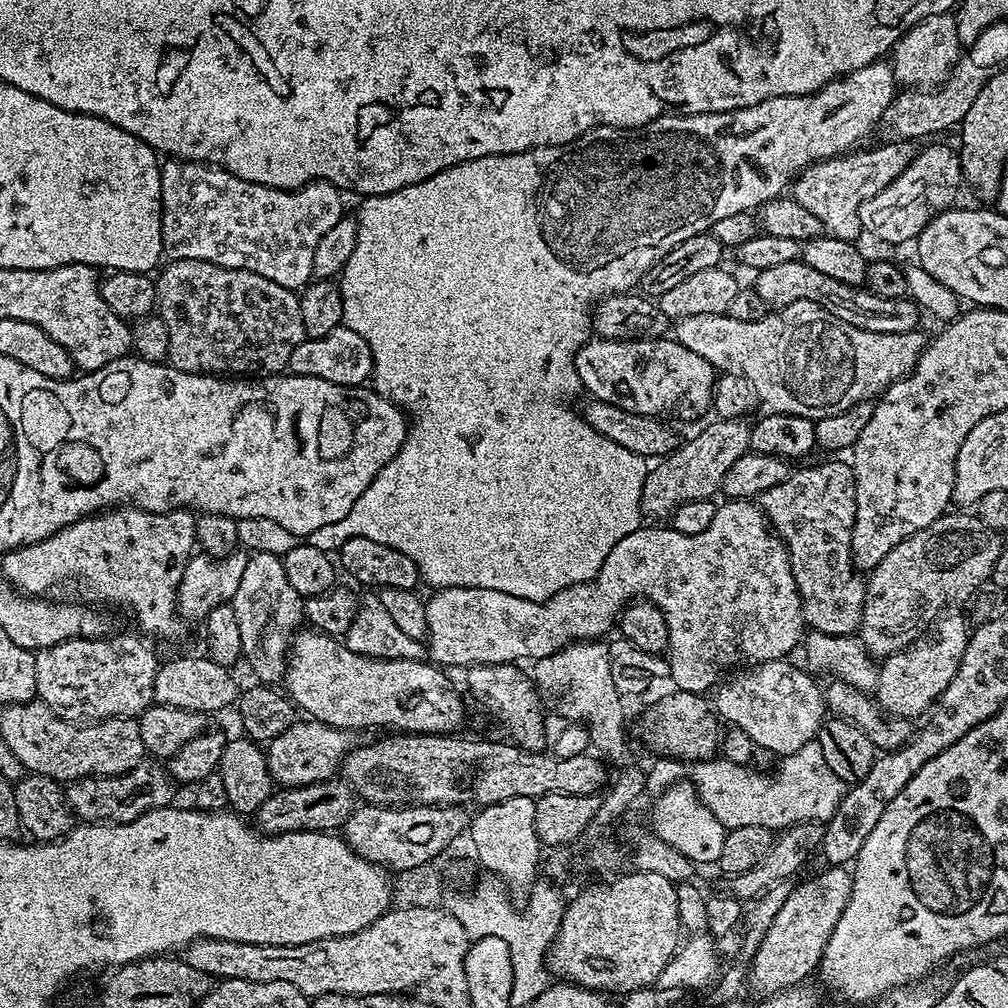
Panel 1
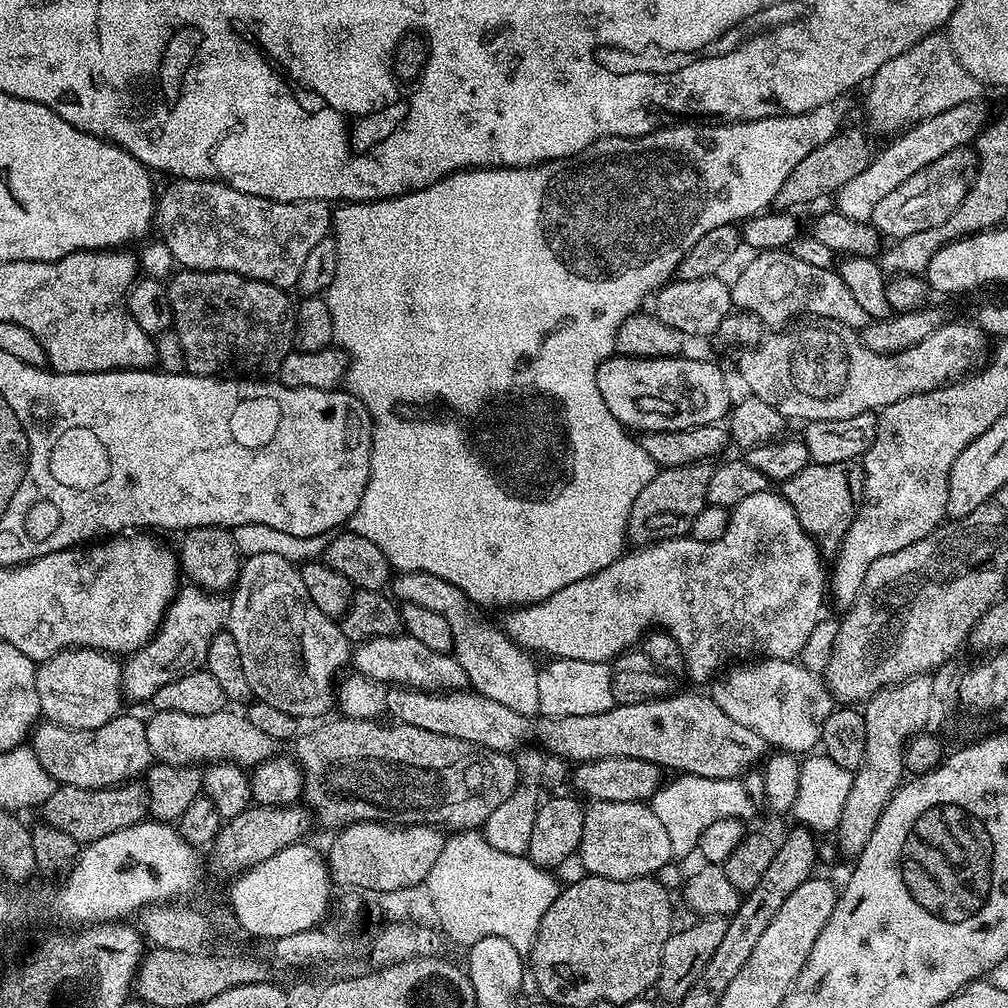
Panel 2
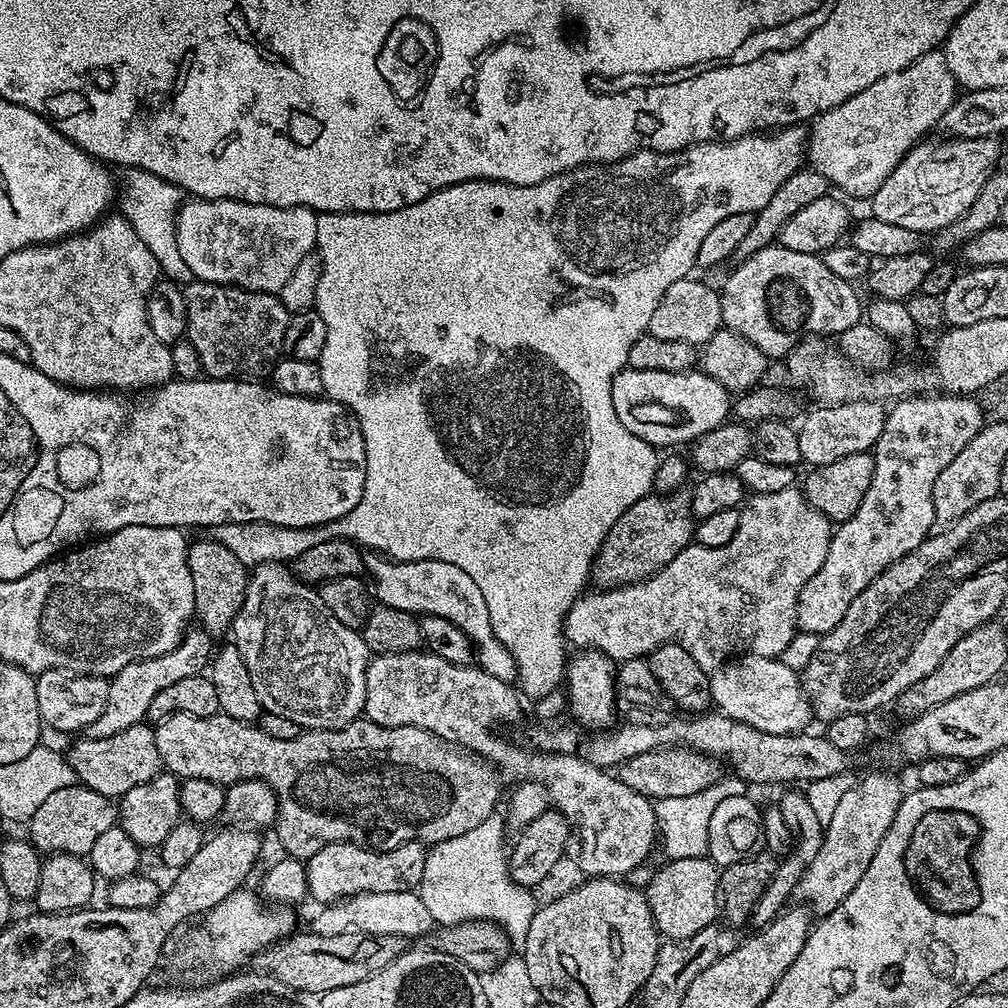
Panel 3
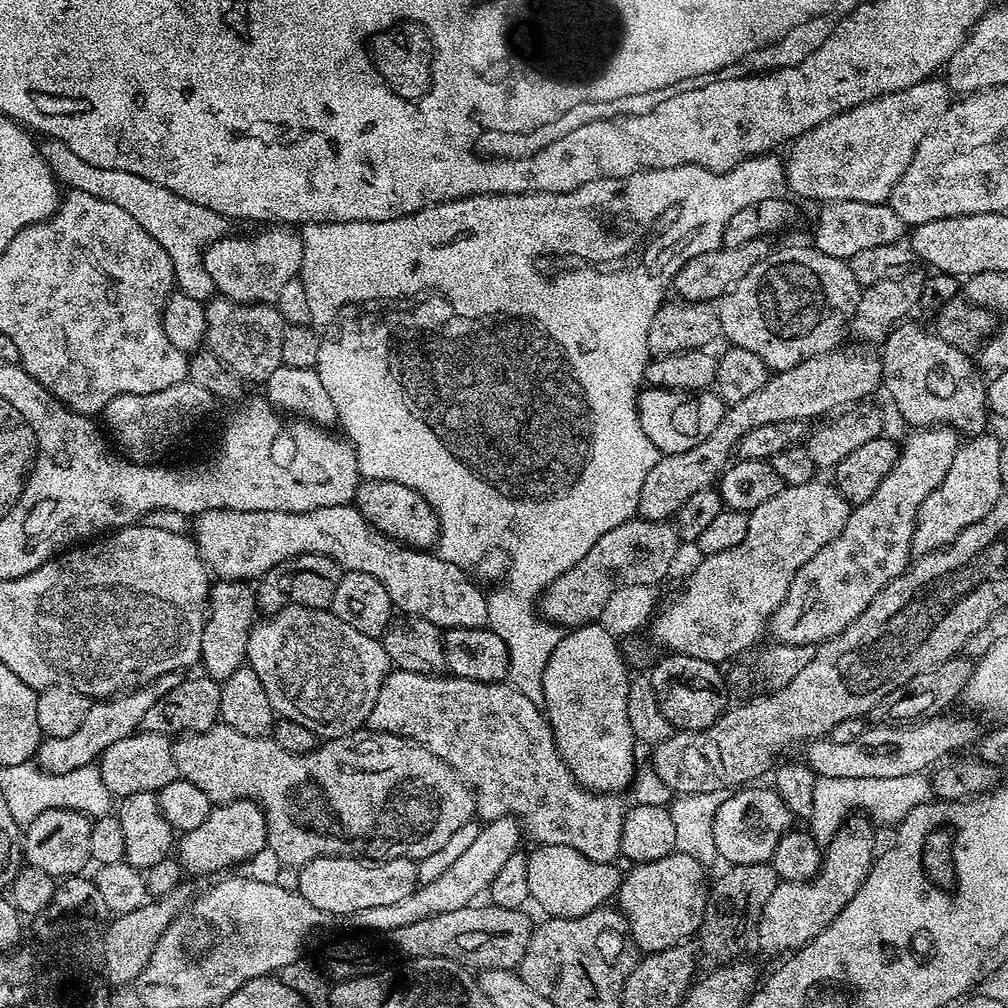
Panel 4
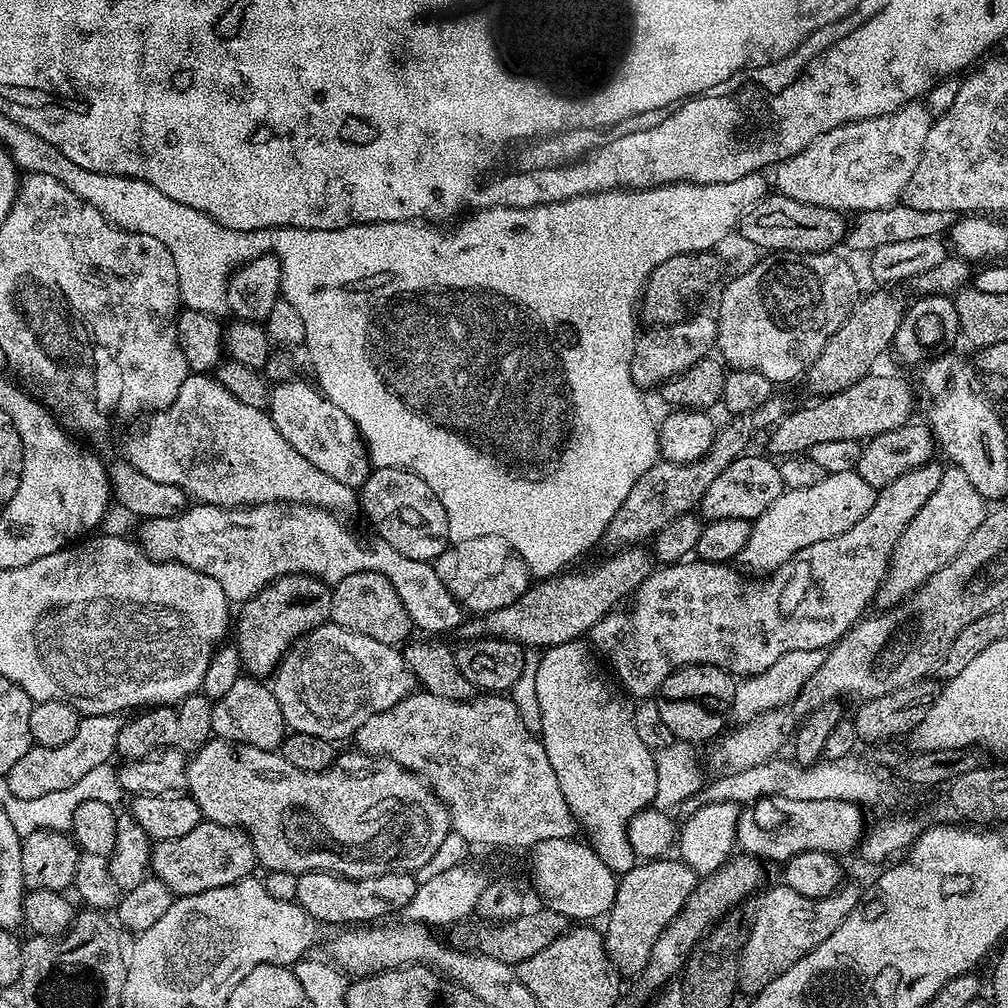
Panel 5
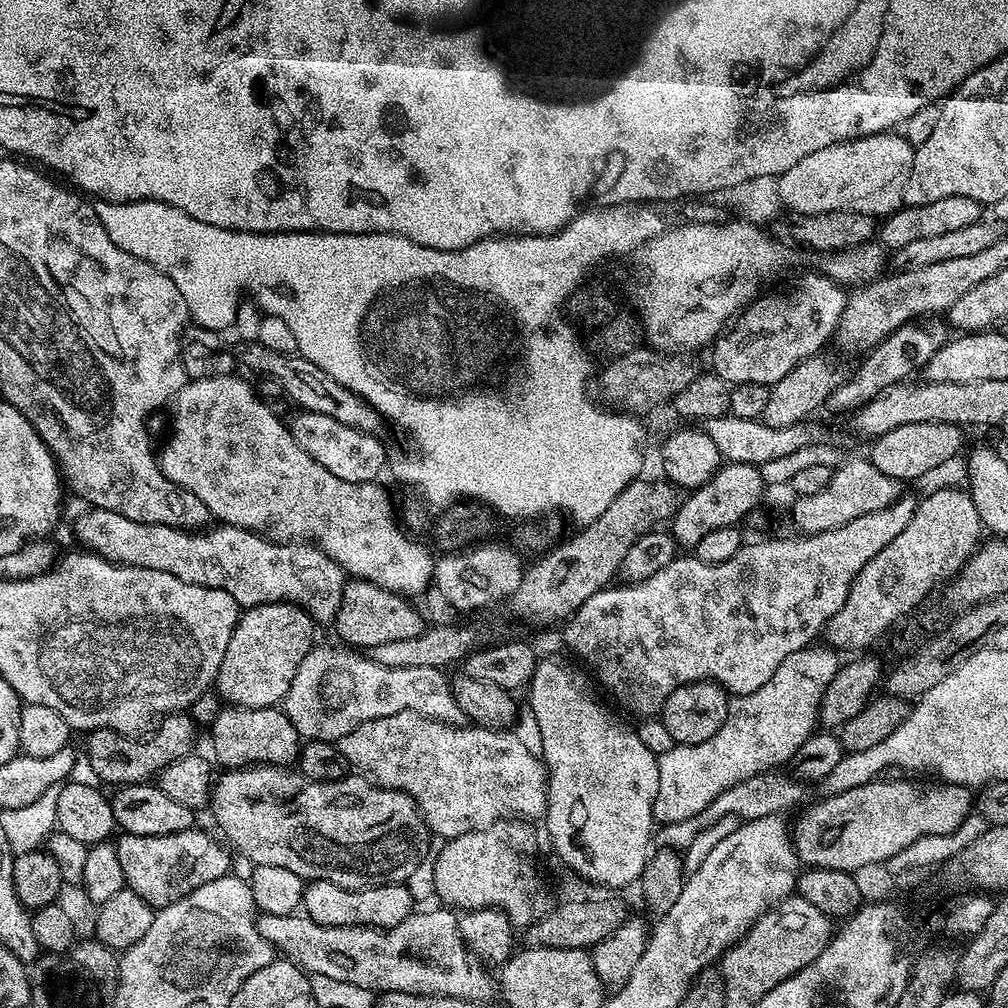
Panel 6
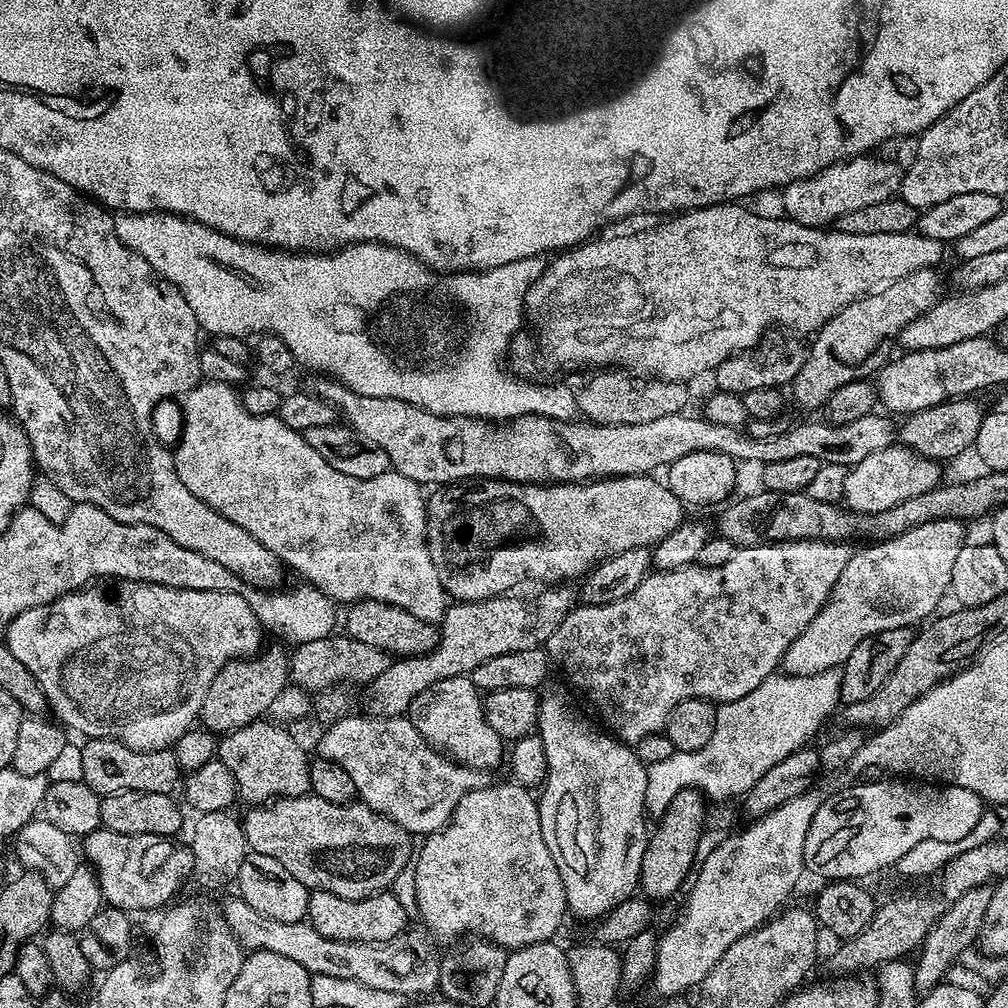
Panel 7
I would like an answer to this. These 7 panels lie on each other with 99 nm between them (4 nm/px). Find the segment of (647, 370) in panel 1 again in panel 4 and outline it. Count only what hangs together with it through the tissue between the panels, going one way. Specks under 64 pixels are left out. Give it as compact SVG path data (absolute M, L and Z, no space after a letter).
M648 386L636 398L636 413L642 422L642 431L663 455L682 454L705 442L722 421L725 409L726 404L712 390L683 392Z

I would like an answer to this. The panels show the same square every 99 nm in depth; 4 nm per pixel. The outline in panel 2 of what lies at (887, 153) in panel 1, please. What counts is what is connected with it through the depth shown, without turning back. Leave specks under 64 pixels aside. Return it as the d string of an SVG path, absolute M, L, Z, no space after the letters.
M983 99L962 102L958 106L950 106L950 110L942 110L942 114L934 114L925 120L919 120L917 124L911 125L899 133L884 149L877 151L872 161L862 170L862 174L854 174L850 182L843 184L835 193L835 211L841 212L846 218L854 220L871 221L874 214L874 206L886 198L886 194L898 190L906 178L918 174L930 162L938 162L951 152L959 152L967 149L980 135L980 131L990 119L988 108Z

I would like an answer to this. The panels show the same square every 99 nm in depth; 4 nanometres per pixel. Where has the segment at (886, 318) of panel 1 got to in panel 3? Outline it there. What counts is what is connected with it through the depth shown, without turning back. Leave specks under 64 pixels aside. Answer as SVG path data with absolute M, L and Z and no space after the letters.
M773 246L733 269L719 289L723 327L736 331L769 358L787 356L807 337L836 338L861 323L862 302L856 297L856 288L832 274L819 255Z

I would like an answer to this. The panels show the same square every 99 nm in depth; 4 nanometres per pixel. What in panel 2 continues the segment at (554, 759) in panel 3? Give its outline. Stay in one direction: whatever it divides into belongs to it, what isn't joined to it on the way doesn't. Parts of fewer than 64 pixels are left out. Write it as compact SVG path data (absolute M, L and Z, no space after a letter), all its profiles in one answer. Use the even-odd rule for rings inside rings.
M407 634L394 636L372 636L369 640L361 640L355 645L350 656L350 664L359 675L377 680L380 684L403 686L405 688L423 688L425 690L460 690L468 684L468 675L456 661L455 655L438 650L429 650L418 638L410 638ZM593 800L584 809L584 829L582 830L582 842L578 849L578 860L584 863L583 871L589 876L605 876L611 880L636 880L640 876L655 877L660 868L674 860L670 850L670 837L666 834L666 829L662 823L658 822L658 817L654 810L644 802L608 802L606 800Z

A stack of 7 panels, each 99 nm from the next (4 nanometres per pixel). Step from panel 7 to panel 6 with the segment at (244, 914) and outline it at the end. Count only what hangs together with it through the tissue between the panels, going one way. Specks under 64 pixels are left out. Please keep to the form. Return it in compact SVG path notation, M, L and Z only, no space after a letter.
M439 907L433 912L413 911L411 916L407 916L393 928L322 926L303 914L283 916L270 913L257 915L256 925L258 934L262 934L262 938L266 938L266 942L270 942L277 953L283 954L293 964L303 968L305 973L314 976L326 974L326 978L338 978L338 982L350 982L354 986L362 986L373 994L409 992L419 996L449 996L487 1005L491 1001L491 996L497 995L497 981L493 973L491 976L488 973L491 971L481 964L462 942L457 913L447 907Z

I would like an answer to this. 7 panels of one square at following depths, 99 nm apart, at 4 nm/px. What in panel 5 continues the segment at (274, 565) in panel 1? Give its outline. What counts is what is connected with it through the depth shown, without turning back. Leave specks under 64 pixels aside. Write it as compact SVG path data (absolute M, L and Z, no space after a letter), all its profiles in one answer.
M331 622L297 640L270 680L274 698L282 706L284 723L291 731L318 734L318 738L333 742L355 737L366 718L390 710L392 704L406 699L417 684L399 647L374 642L366 634L354 634Z

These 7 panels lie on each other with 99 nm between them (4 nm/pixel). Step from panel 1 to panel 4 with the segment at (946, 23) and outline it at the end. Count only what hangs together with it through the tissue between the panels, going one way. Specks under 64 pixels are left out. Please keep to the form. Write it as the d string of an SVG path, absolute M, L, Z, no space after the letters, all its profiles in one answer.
M929 78L904 90L867 100L836 116L831 116L826 122L814 126L810 131L802 133L791 141L784 165L788 188L793 192L791 195L801 196L804 200L820 200L819 202L849 200L885 203L891 197L898 178L906 174L906 166L910 166L914 150L918 150L922 138L926 138L926 134L942 118L949 103L950 93L947 83L940 78Z

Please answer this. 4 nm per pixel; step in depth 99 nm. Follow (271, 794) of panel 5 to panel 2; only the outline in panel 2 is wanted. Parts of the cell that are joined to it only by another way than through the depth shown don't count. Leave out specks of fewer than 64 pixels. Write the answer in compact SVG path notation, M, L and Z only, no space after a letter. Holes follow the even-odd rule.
M231 710L215 712L214 714L178 714L177 712L153 711L152 717L146 720L146 739L150 742L153 757L162 764L195 764L205 762L231 762L241 766L255 766L270 759L274 754L274 742L262 730L254 727L247 715ZM335 718L336 720L325 719L323 722L325 724L320 724L317 726L313 732L308 732L305 734L297 735L294 741L294 747L296 747L296 752L294 751L294 759L300 768L304 771L304 787L302 789L302 800L306 805L309 813L314 817L320 824L325 824L326 827L332 828L331 830L339 830L345 828L347 824L357 824L358 822L366 822L367 820L378 820L381 822L387 822L393 826L398 824L434 824L437 828L441 830L476 830L479 829L486 822L486 818L490 818L490 814L495 810L496 807L501 804L501 802L506 802L506 798L510 798L510 794L516 787L518 787L518 773L516 771L516 764L513 757L507 752L495 752L489 748L483 748L477 744L471 744L470 742L462 742L458 738L450 738L446 734L434 734L434 730L422 730L418 726L410 726L409 724L402 724L399 722L393 723L391 726L393 728L383 728L383 723L377 722L376 720L350 720L347 718Z

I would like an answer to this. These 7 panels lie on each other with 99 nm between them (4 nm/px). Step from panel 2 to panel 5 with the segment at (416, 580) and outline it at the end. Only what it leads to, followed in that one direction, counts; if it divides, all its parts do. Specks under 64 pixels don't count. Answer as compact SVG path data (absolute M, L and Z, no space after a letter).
M193 503L191 506L184 509L183 512L170 518L154 518L153 520L145 519L144 524L140 528L140 536L138 535L138 543L144 549L146 555L151 556L154 560L173 560L176 564L181 564L187 568L198 570L202 574L206 574L210 578L214 578L214 582L218 582L218 586L222 586L222 590L228 595L229 601L243 602L254 598L254 594L258 594L272 580L282 578L286 574L306 574L307 576L316 576L324 581L325 584L331 586L342 582L342 578L350 578L350 574L358 574L359 572L381 572L386 574L386 578L390 578L390 582L394 586L394 590L398 590L398 598L402 598L402 606L406 606L406 614L410 614L412 619L413 629L422 631L424 634L432 634L428 632L452 632L461 627L466 619L466 612L458 601L451 596L450 590L442 584L442 580L438 578L433 565L426 561L414 561L411 558L406 558L403 554L398 554L398 551L387 544L386 541L379 538L372 538L368 545L364 545L346 525L343 524L341 517L337 513L327 508L315 508L309 504L294 504L285 506L282 504L249 504L246 508L223 508L222 506L214 506L213 504Z

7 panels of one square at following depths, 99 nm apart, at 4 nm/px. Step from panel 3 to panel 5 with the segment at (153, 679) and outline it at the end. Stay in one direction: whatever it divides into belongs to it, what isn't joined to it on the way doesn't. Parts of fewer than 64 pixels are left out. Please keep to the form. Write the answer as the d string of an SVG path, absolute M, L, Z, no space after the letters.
M98 714L83 717L74 730L74 738L66 746L33 746L8 771L7 791L18 798L42 798L42 794L54 794L54 790L70 790L85 774L90 774L94 766L109 763L116 756L118 730L122 730L125 721L119 715Z

